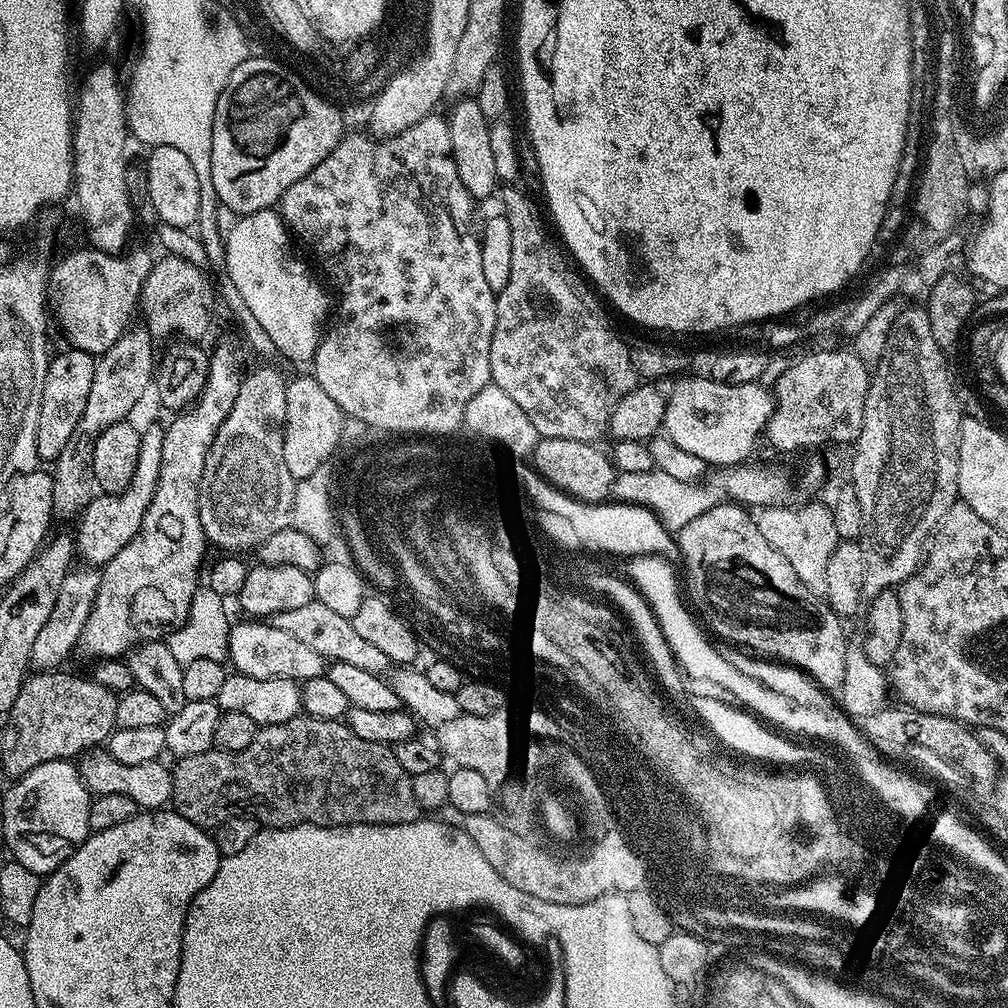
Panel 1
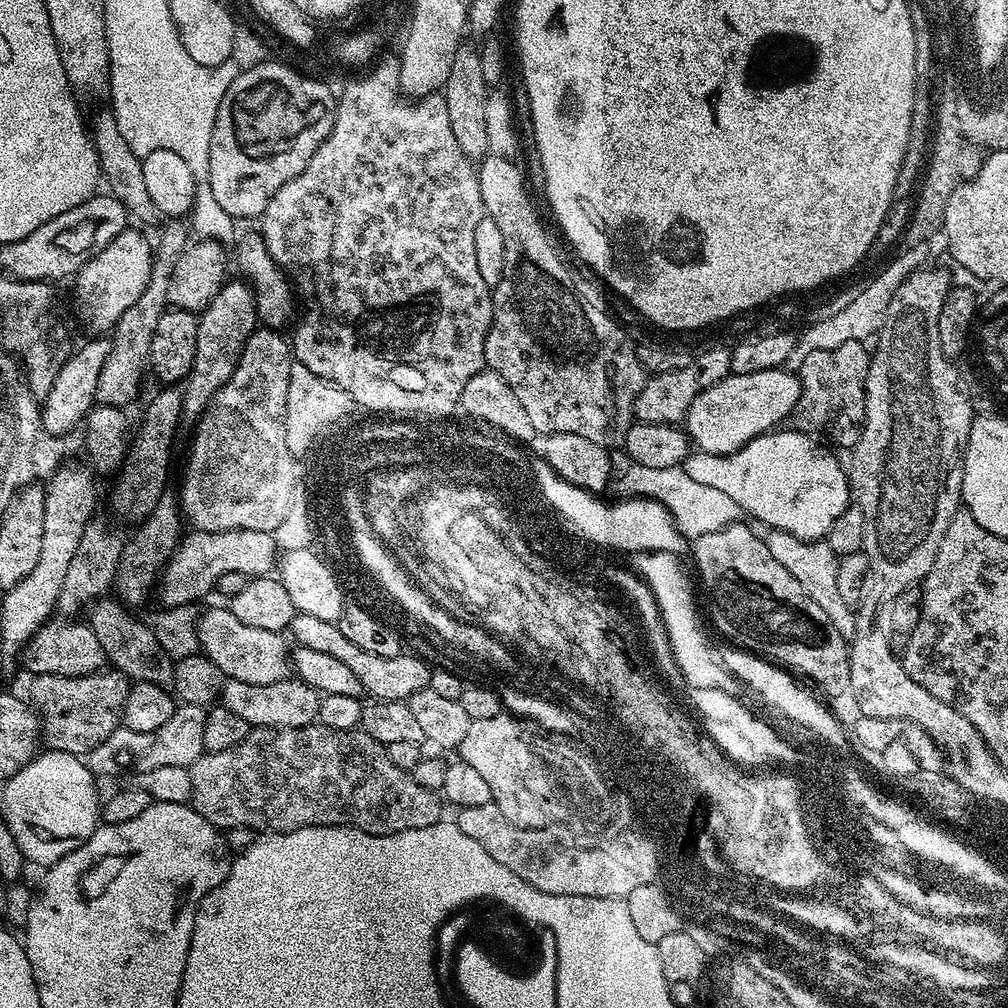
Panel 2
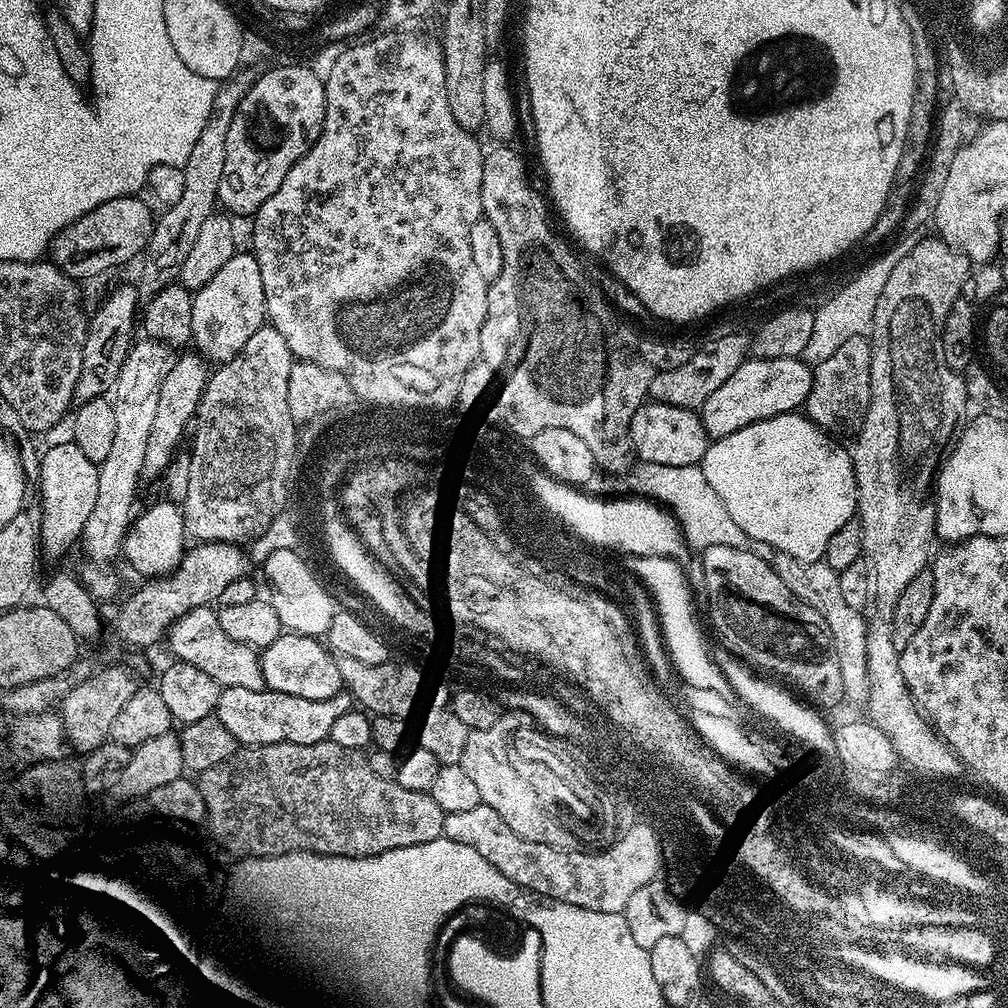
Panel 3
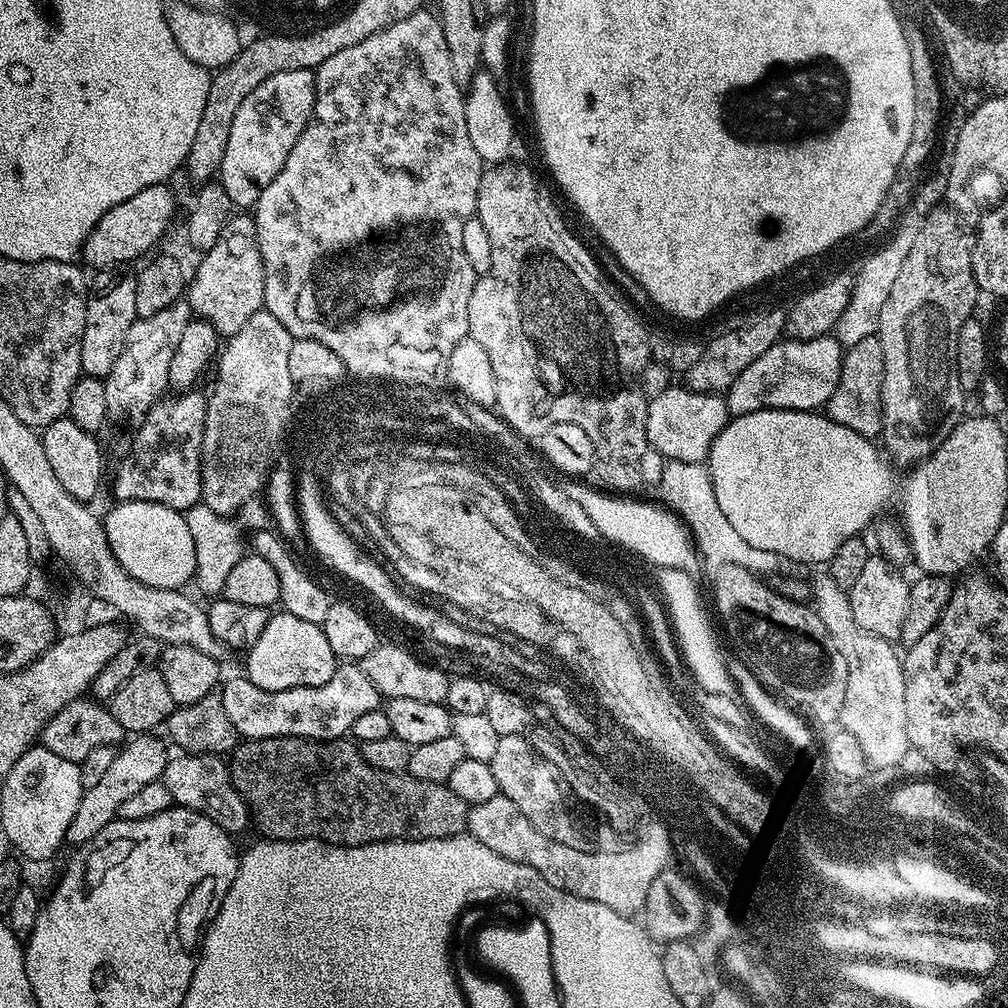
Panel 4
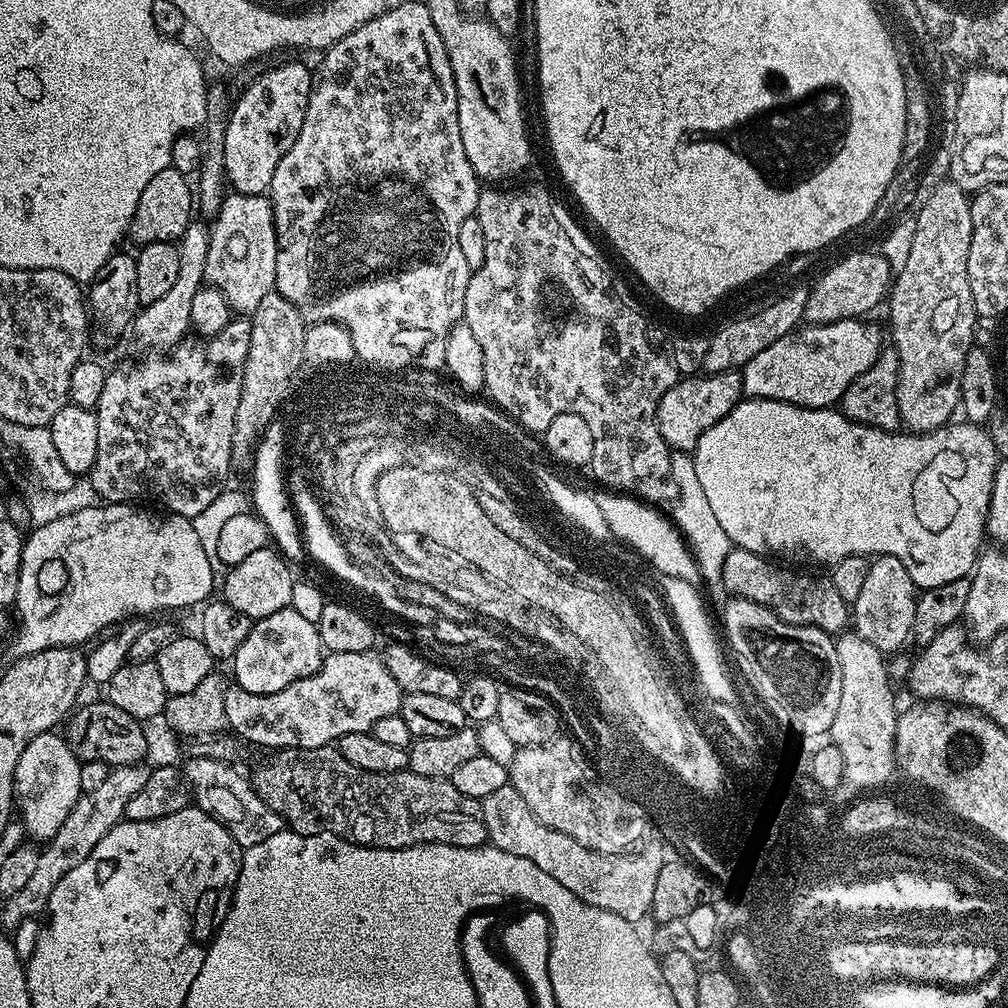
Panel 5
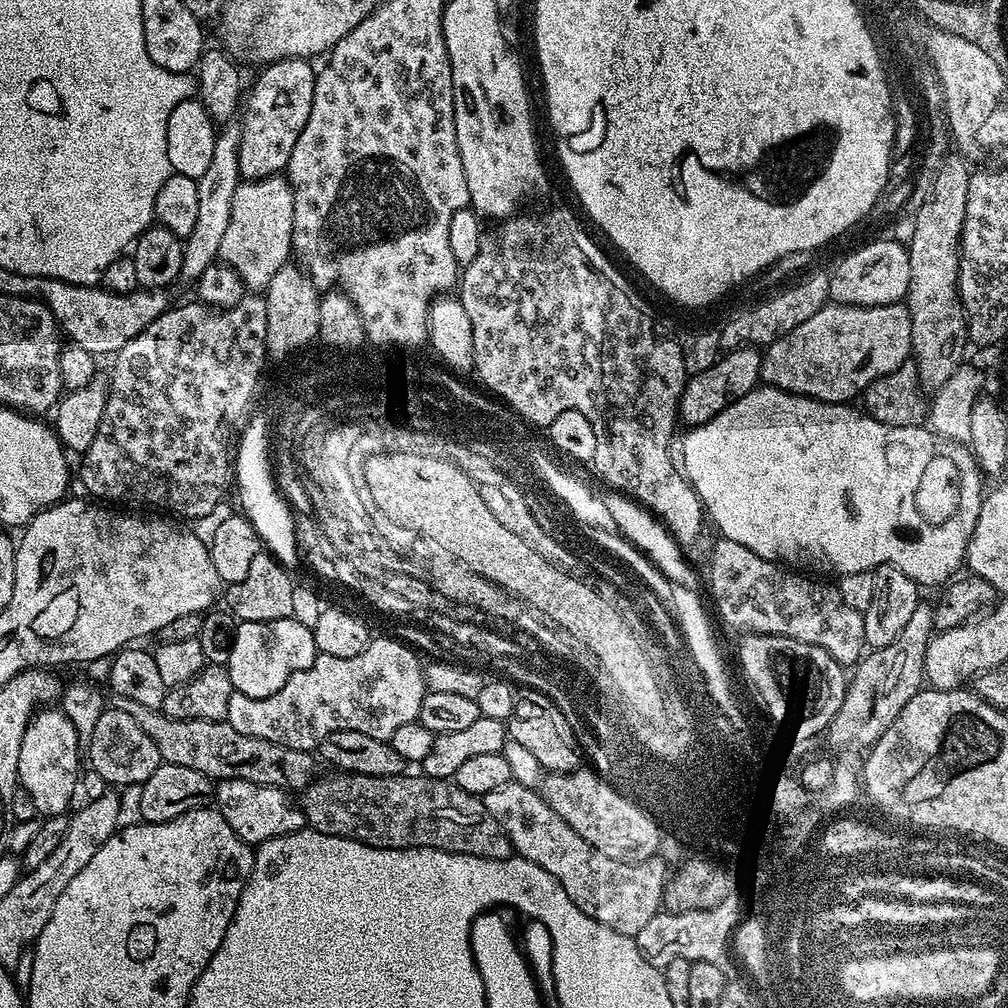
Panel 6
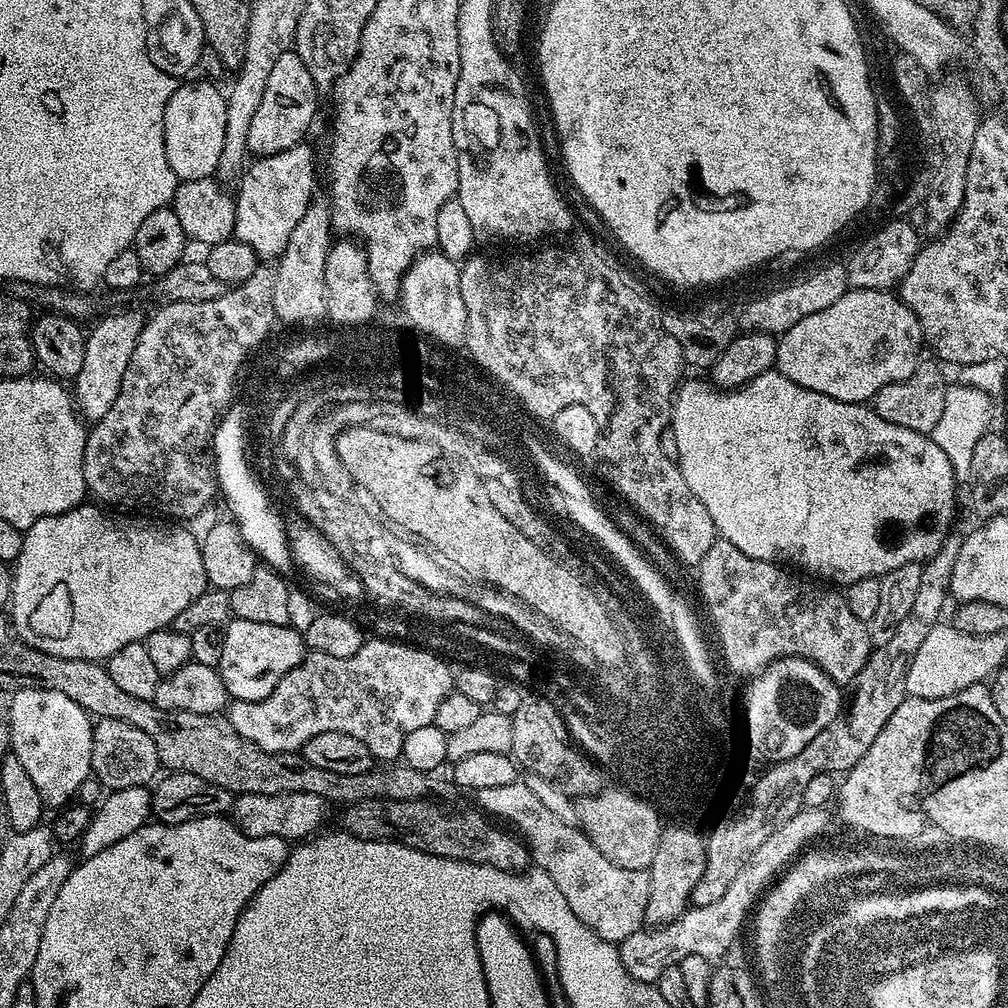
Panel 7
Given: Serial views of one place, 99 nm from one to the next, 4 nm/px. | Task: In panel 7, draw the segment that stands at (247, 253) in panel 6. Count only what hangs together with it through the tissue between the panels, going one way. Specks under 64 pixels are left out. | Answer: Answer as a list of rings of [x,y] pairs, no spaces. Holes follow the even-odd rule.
[[[301,142],[290,146],[290,150],[281,150],[278,154],[253,159],[245,167],[244,175],[238,181],[240,190],[239,192],[237,190],[234,196],[236,201],[234,236],[235,239],[244,242],[246,246],[250,246],[250,250],[254,250],[254,254],[261,261],[272,262],[282,255],[290,242],[290,234],[294,234],[294,226],[298,226],[298,222],[302,222],[308,205],[313,203],[312,191],[316,188],[316,156],[307,143]]]

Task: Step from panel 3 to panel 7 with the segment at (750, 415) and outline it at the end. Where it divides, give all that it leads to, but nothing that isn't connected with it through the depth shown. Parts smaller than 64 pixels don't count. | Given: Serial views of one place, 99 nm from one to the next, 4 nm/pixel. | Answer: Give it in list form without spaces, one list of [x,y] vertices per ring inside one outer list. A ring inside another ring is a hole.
[[[852,288],[844,292],[842,298],[838,298],[838,302],[834,302],[832,306],[826,306],[826,310],[818,310],[818,314],[810,314],[810,318],[802,318],[802,322],[794,322],[794,326],[790,326],[785,332],[779,333],[776,340],[774,368],[775,371],[781,372],[785,380],[794,382],[806,390],[814,390],[821,398],[846,402],[847,404],[863,405],[865,402],[875,398],[878,390],[882,390],[882,386],[890,386],[894,382],[902,382],[906,378],[910,378],[910,374],[916,372],[916,366],[922,360],[922,356],[920,356],[920,344],[922,348],[920,324],[917,323],[916,317],[901,303],[897,295],[894,295],[891,291],[878,288]]]

